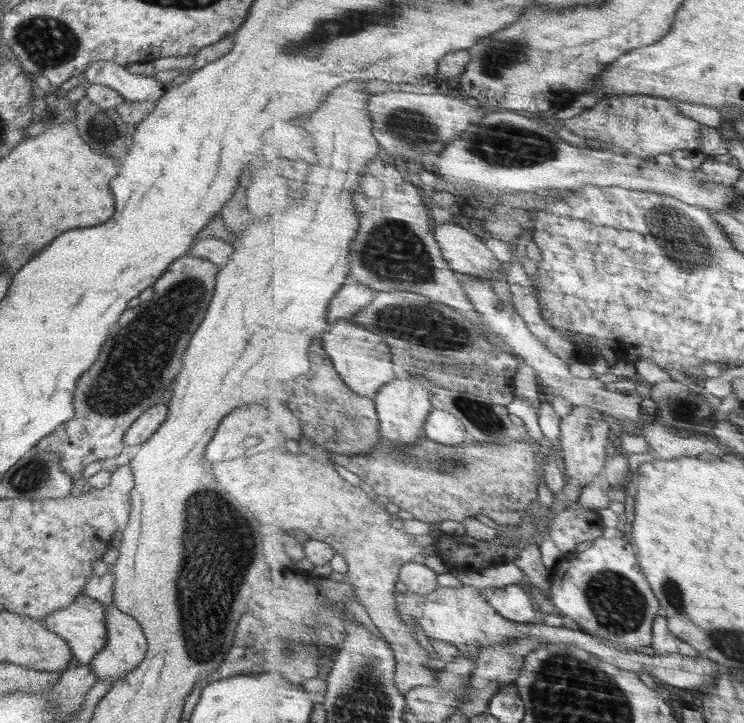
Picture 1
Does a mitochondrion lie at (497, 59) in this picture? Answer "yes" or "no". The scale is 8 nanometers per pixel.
yes

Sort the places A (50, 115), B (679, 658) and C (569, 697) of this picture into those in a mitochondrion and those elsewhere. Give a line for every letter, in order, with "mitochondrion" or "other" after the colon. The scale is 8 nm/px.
A: other
B: other
C: mitochondrion

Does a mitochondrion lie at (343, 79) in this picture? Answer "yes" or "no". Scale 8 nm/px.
no

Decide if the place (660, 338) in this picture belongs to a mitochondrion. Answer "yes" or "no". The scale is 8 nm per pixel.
no

